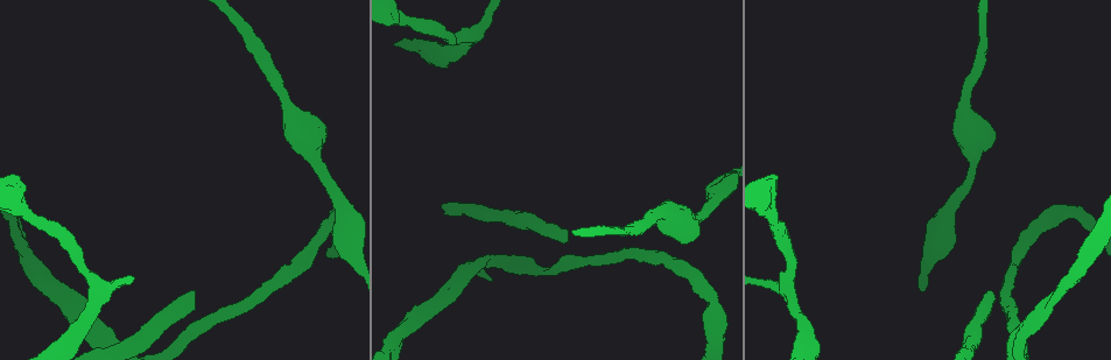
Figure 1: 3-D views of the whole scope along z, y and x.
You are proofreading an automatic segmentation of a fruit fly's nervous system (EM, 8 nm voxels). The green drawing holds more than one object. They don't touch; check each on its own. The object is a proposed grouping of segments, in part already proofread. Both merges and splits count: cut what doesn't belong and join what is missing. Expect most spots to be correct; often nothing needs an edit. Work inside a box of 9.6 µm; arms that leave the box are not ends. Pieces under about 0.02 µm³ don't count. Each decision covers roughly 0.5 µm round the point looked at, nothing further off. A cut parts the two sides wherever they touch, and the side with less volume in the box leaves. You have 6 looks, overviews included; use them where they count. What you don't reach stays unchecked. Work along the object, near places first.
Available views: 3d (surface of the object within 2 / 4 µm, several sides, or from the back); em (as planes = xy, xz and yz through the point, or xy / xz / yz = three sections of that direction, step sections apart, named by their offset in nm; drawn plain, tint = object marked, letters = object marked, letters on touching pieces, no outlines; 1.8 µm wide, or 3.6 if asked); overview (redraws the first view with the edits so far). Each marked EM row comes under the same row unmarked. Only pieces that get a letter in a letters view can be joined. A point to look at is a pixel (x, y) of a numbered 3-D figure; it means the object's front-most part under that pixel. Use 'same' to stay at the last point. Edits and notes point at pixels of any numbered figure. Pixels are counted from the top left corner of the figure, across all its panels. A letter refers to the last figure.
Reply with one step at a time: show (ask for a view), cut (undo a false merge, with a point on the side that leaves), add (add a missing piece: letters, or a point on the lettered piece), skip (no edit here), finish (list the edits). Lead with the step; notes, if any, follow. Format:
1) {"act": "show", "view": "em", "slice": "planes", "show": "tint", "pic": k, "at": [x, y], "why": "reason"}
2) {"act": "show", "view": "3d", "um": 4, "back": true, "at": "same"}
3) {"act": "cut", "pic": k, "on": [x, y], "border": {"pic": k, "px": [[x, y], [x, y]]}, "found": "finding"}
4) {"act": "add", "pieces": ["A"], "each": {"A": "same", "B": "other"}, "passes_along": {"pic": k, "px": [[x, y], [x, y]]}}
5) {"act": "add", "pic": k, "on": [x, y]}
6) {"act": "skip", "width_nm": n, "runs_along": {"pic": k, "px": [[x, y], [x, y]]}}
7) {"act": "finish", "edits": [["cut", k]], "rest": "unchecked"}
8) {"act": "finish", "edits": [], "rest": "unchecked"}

{"act": "show", "view": "3d", "um": 2, "pic": 1, "at": [193, 290]}

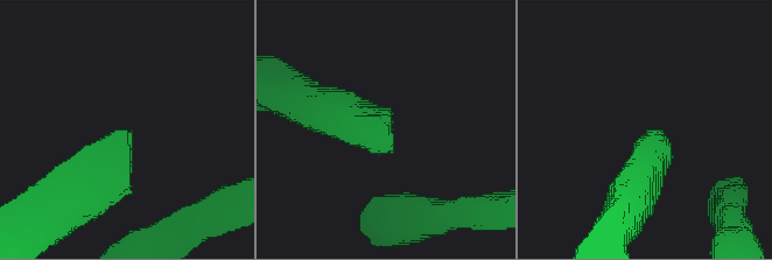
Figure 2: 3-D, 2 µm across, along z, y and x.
{"act": "show", "view": "em", "slice": "planes", "show": "letters", "pic": 2, "at": [391, 146], "why": "need the tissue"}

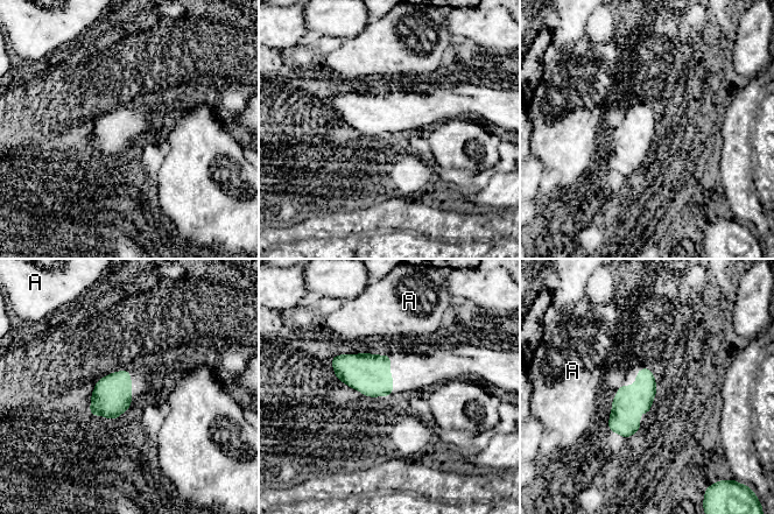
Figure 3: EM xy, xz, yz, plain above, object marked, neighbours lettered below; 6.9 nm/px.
{"act": "skip", "each": {"A": "other"}, "border": {"pic": 3, "px": [[388, 353], [339, 353], [331, 358]]}, "found": "none of them fits"}

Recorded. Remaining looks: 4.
{"act": "show", "view": "3d", "um": 4, "pic": 1, "at": [1021, 343], "why": "abrupt turn"}

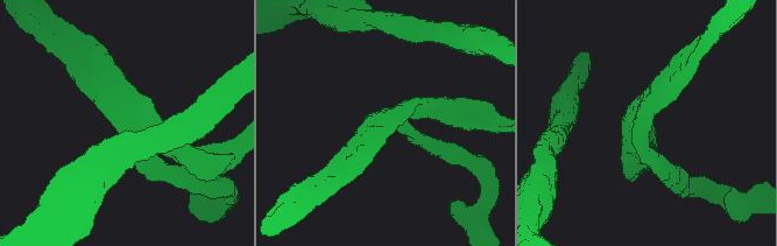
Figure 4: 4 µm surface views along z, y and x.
{"act": "show", "view": "em", "slice": "xy", "step": 16, "show": "letters", "pic": 4, "at": [386, 115], "why": "shape alone is not enough"}

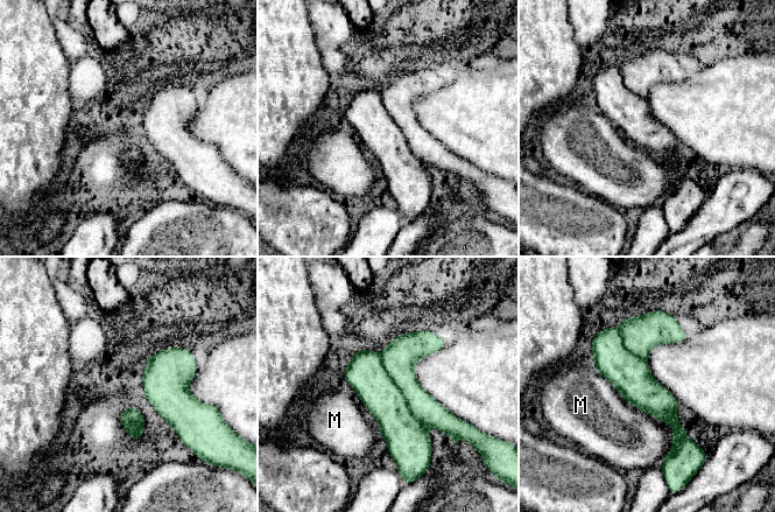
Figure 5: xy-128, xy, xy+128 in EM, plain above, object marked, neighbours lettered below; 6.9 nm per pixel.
{"act": "show", "view": "em", "slice": "xz", "step": 4, "show": "letters", "at": "same"}

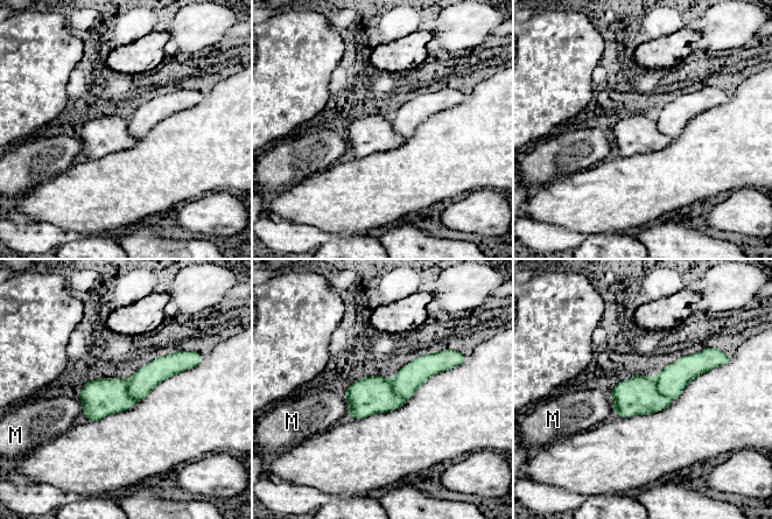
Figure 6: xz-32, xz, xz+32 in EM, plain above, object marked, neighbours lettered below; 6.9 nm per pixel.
{"act": "cut", "pic": 6, "on": [637, 395], "width_nm": 260, "each": {"M": "other"}, "border": {"pic": 6, "px": [[653, 378], [657, 388], [673, 399]]}, "found": "a second neuron is stuck on"}

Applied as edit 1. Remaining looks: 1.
{"act": "finish", "edits": [["cut", 6]], "rest": "unchecked"}

